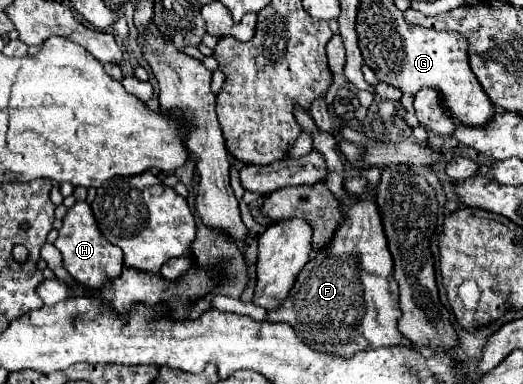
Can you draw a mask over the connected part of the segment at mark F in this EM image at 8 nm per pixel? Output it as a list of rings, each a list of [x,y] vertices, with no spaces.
[[[361,173],[345,177],[345,193],[351,203],[339,201],[343,221],[335,229],[333,239],[325,249],[315,251],[281,305],[267,311],[267,321],[289,323],[311,349],[345,359],[355,355],[357,349],[411,345],[397,329],[401,309],[393,277],[393,257],[387,247],[375,195],[365,185],[367,179]]]

